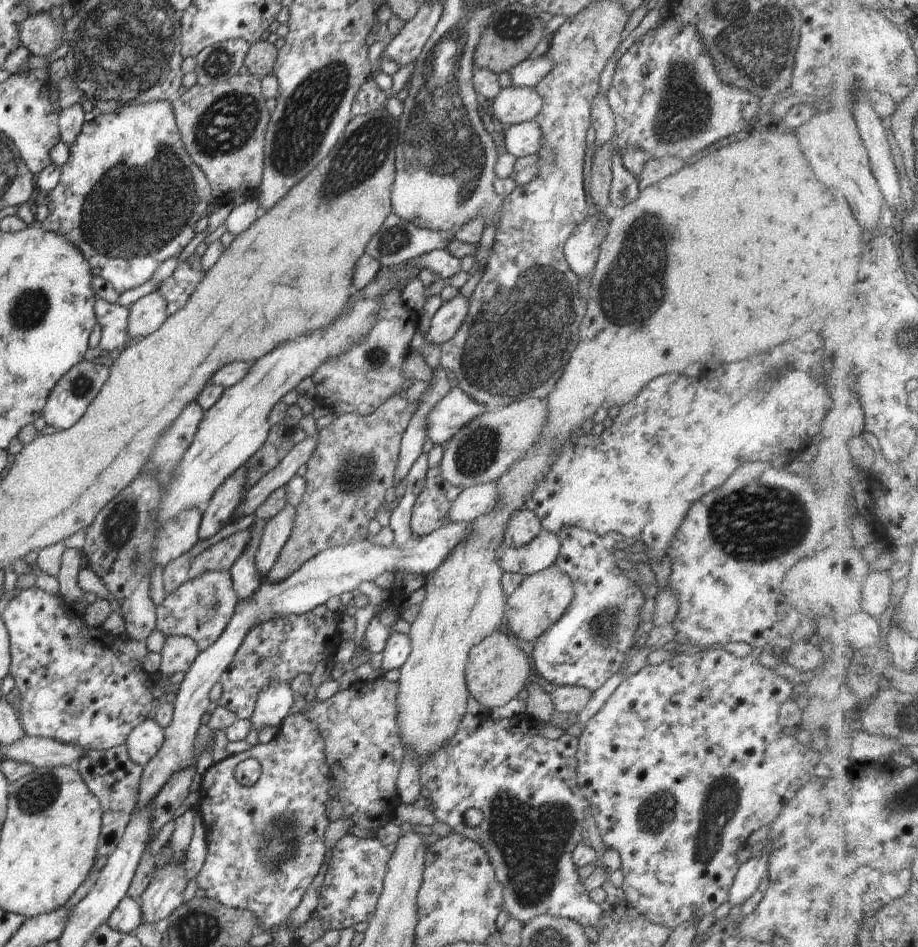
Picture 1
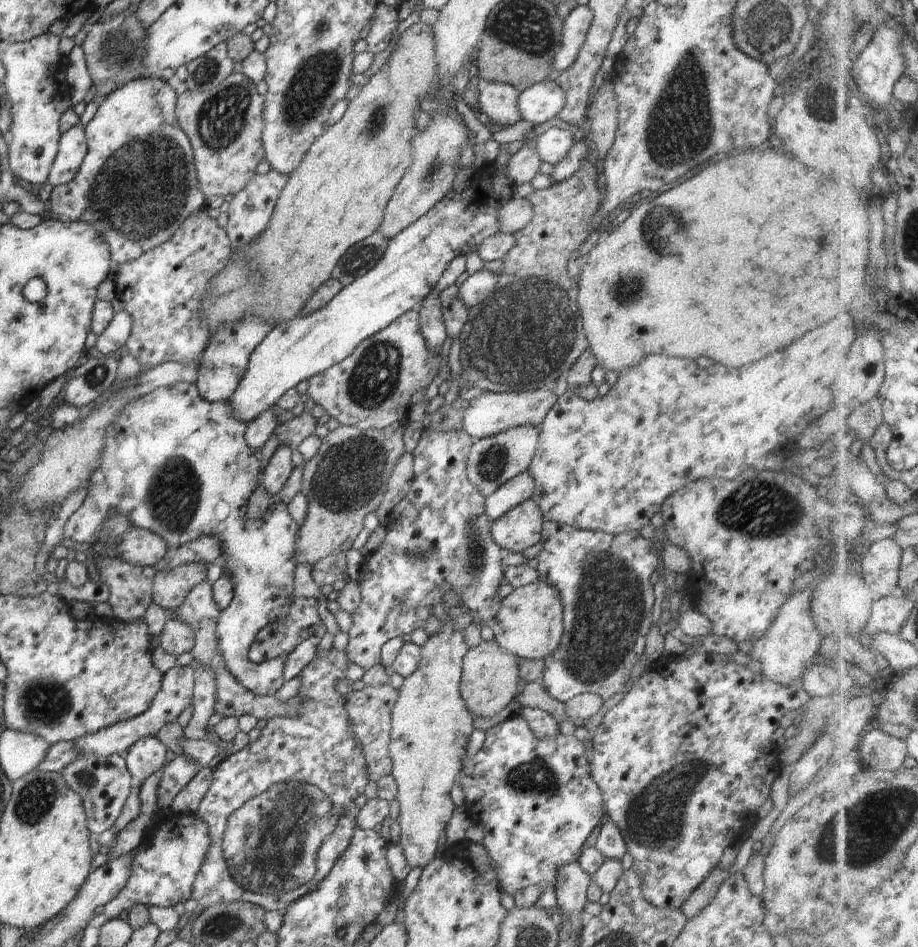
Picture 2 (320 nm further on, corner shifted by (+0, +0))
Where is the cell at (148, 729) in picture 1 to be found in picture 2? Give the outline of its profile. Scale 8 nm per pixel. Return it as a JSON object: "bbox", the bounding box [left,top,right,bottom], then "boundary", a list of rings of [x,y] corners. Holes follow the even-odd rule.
{"bbox":[124,737,167,784],"boundary":[[[157,737],[137,740],[124,754],[129,773],[136,784],[150,778],[167,762],[167,747]]]}

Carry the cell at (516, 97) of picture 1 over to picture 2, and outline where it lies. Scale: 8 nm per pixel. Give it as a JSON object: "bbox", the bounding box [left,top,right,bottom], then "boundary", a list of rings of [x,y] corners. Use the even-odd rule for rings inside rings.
{"bbox":[518,81,565,124],"boundary":[[[556,81],[536,83],[524,89],[518,97],[522,119],[532,124],[544,124],[556,118],[565,107],[565,90]]]}

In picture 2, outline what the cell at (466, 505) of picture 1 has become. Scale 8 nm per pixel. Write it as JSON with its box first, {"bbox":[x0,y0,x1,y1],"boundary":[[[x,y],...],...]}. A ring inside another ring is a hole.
{"bbox":[485,471,535,522],"boundary":[[[528,471],[517,474],[495,493],[485,498],[485,509],[491,522],[500,518],[506,511],[531,498],[535,487],[534,479]]]}

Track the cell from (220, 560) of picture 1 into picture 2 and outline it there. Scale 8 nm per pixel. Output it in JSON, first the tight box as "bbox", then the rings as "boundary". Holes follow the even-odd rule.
{"bbox":[153,563,207,610],"boundary":[[[190,563],[158,571],[153,580],[153,603],[164,610],[178,608],[186,595],[206,579],[207,567]]]}

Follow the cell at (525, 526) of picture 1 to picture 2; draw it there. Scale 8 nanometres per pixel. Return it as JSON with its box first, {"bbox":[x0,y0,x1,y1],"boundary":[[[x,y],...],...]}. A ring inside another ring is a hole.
{"bbox":[491,499,543,553],"boundary":[[[528,499],[506,511],[506,514],[492,522],[491,535],[494,542],[506,552],[522,553],[525,548],[530,548],[530,546],[534,546],[534,544],[541,540],[543,522],[542,511],[532,499]]]}

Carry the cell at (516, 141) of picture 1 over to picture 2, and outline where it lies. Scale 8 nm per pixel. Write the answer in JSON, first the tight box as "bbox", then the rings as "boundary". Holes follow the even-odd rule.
{"bbox":[534,127,574,164],"boundary":[[[553,127],[541,135],[534,135],[537,155],[543,162],[558,164],[573,147],[574,131]]]}

